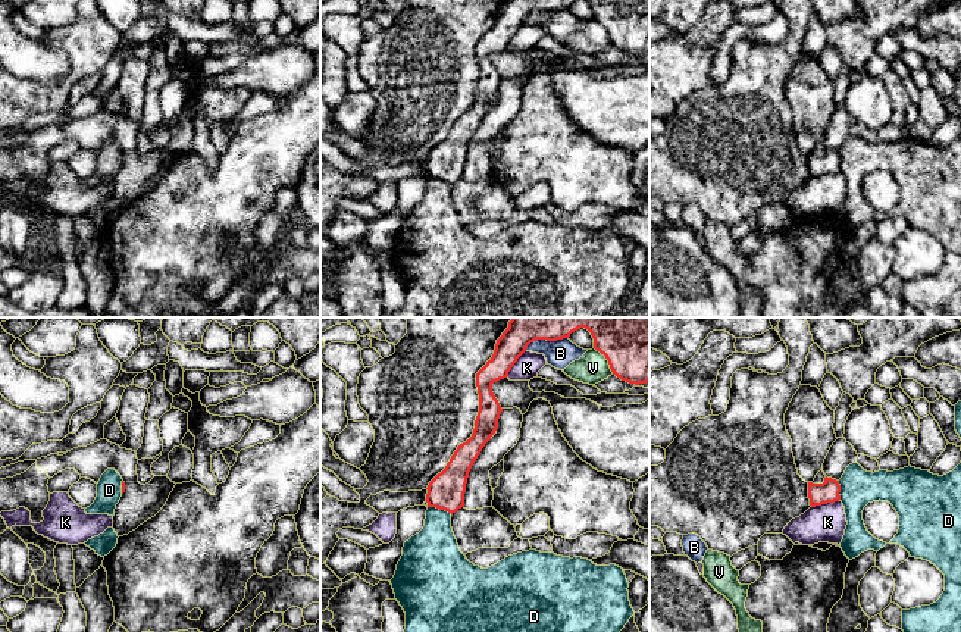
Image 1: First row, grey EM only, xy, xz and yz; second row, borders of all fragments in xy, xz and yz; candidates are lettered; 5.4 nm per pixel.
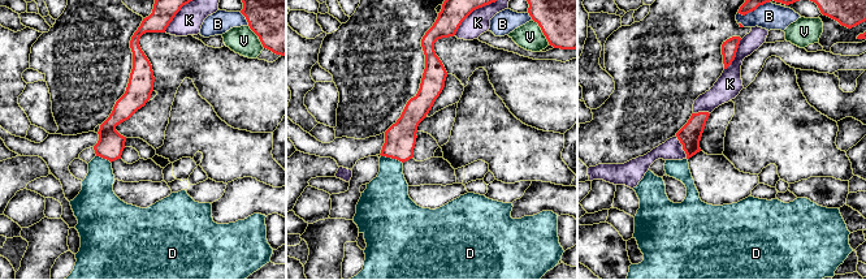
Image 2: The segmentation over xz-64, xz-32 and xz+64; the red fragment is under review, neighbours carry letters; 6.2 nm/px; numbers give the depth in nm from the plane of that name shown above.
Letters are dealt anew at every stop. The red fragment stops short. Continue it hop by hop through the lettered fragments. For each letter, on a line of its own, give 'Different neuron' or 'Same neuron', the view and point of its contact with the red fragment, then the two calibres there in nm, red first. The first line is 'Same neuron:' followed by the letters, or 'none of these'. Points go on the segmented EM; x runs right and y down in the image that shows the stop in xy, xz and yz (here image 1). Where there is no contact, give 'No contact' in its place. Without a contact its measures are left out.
Same neuron: none of these
B: Different neuron. Touches red at xz (545, 338). Thickness 240 nm (red) against 150 nm
D: Different neuron. Touches red at xz (440, 509). Thickness 200 nm (red) against 280 nm
K: Different neuron. Touches red at yz (825, 503). Thickness 120 nm (red) against 200 nm
V: Different neuron. Touches red at xz (607, 359). Thickness 500 nm (red) against 170 nm

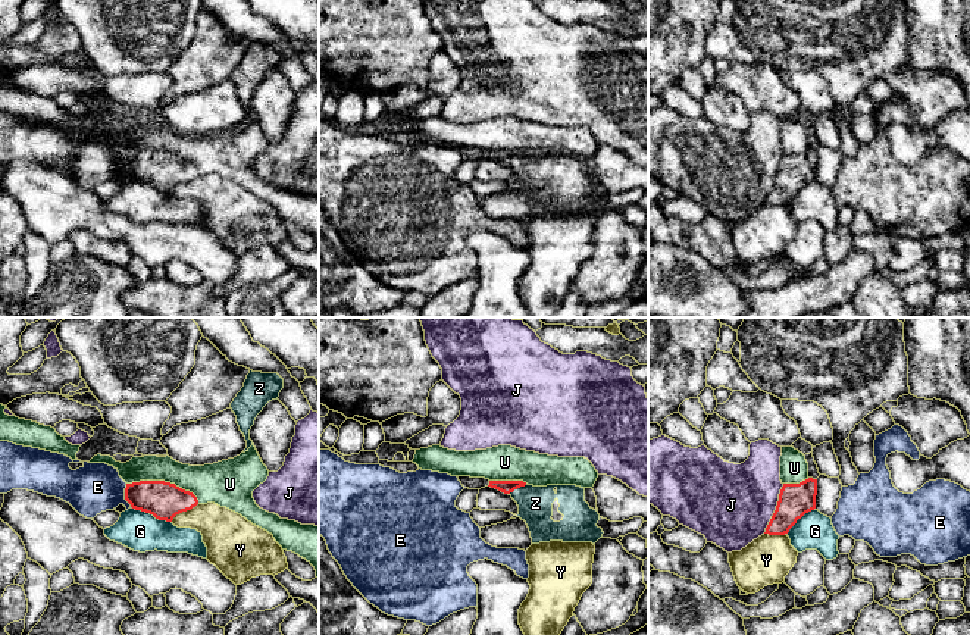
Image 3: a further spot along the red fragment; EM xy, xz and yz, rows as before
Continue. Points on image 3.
Same neuron: Z
E: Different neuron. Touches red at xy (125, 496). Thickness 200 nm (red) against 280 nm
G: Different neuron. Touches red at xy (152, 513). Thickness 200 nm (red) against 220 nm
J: Different neuron. Touches red at yz (776, 509). Thickness 180 nm (red) against 460 nm
U: Different neuron. Touches red at xy (163, 481). Thickness 200 nm (red) against 200 nm
Y: Different neuron. Touches red at xy (184, 510). Thickness 200 nm (red) against 240 nm
Z: Same neuron. Touches red at xz (518, 487). Thickness 70 nm (red) against 190 nm

